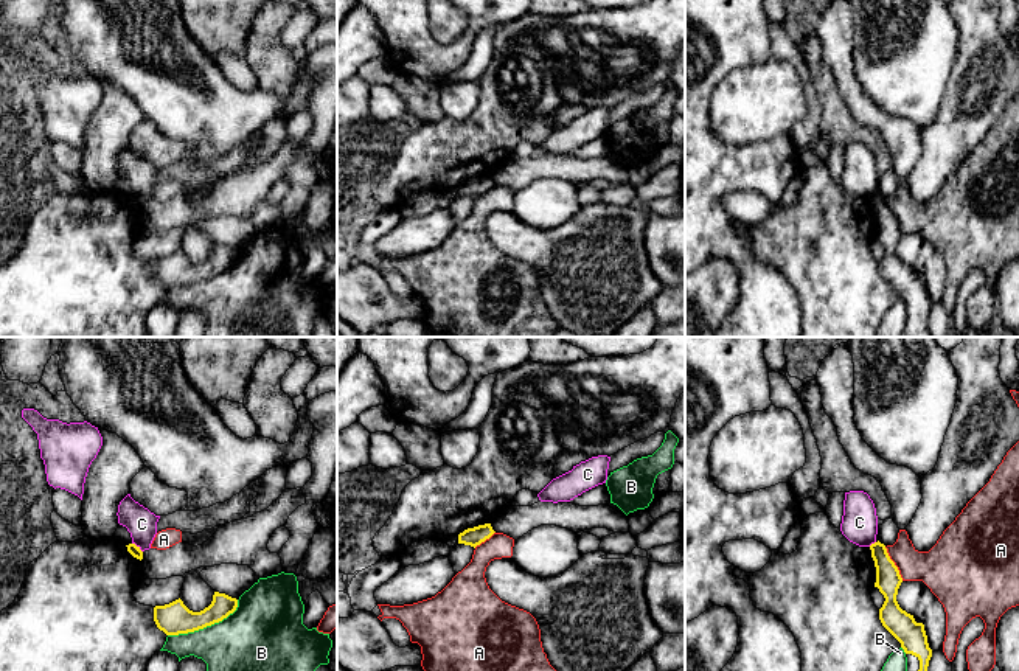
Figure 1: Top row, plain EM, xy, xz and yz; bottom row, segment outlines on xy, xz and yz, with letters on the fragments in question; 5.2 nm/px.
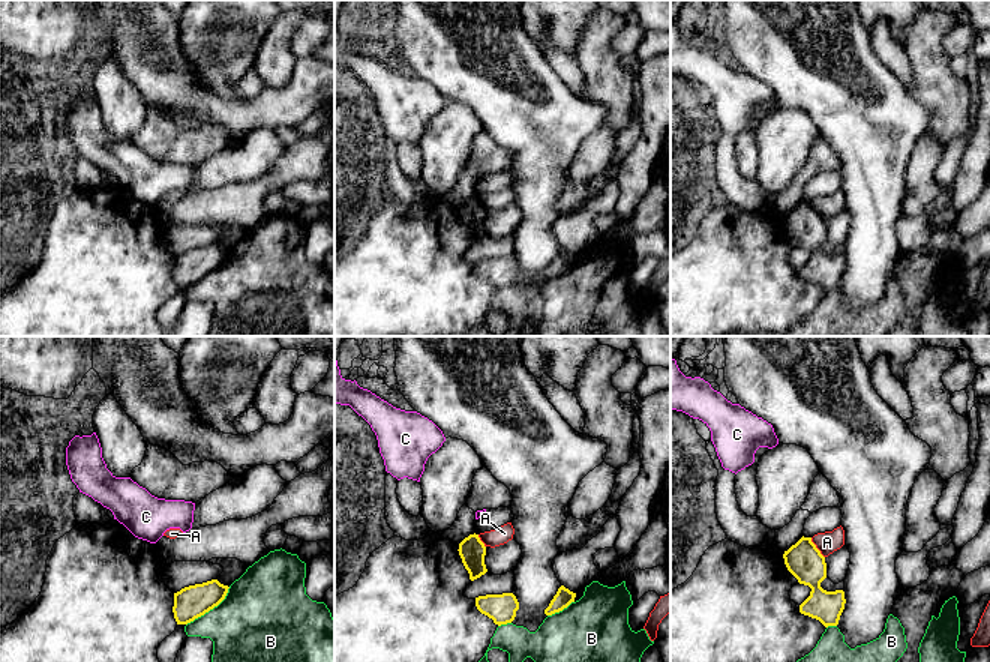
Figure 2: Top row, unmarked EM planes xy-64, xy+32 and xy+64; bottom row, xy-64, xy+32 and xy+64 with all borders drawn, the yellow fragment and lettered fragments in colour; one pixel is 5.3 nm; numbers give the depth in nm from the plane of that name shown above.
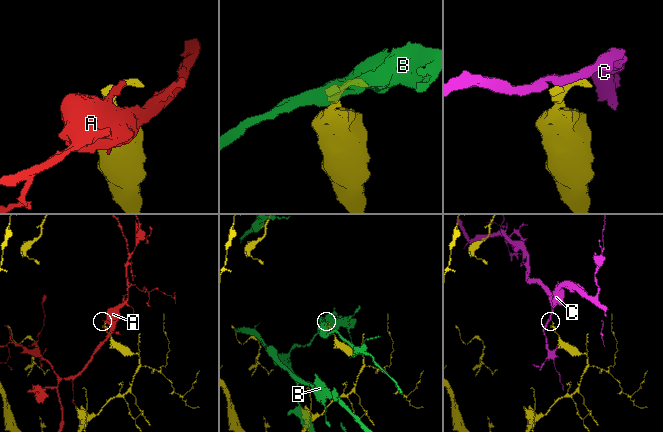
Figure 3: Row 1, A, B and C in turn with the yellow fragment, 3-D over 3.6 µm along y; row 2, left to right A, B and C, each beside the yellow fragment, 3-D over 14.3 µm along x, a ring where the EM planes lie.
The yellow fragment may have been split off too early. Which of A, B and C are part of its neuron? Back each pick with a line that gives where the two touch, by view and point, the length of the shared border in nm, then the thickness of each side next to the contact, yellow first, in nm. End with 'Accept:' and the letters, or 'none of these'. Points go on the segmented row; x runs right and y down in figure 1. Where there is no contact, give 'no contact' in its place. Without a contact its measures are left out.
Accept: none of these

